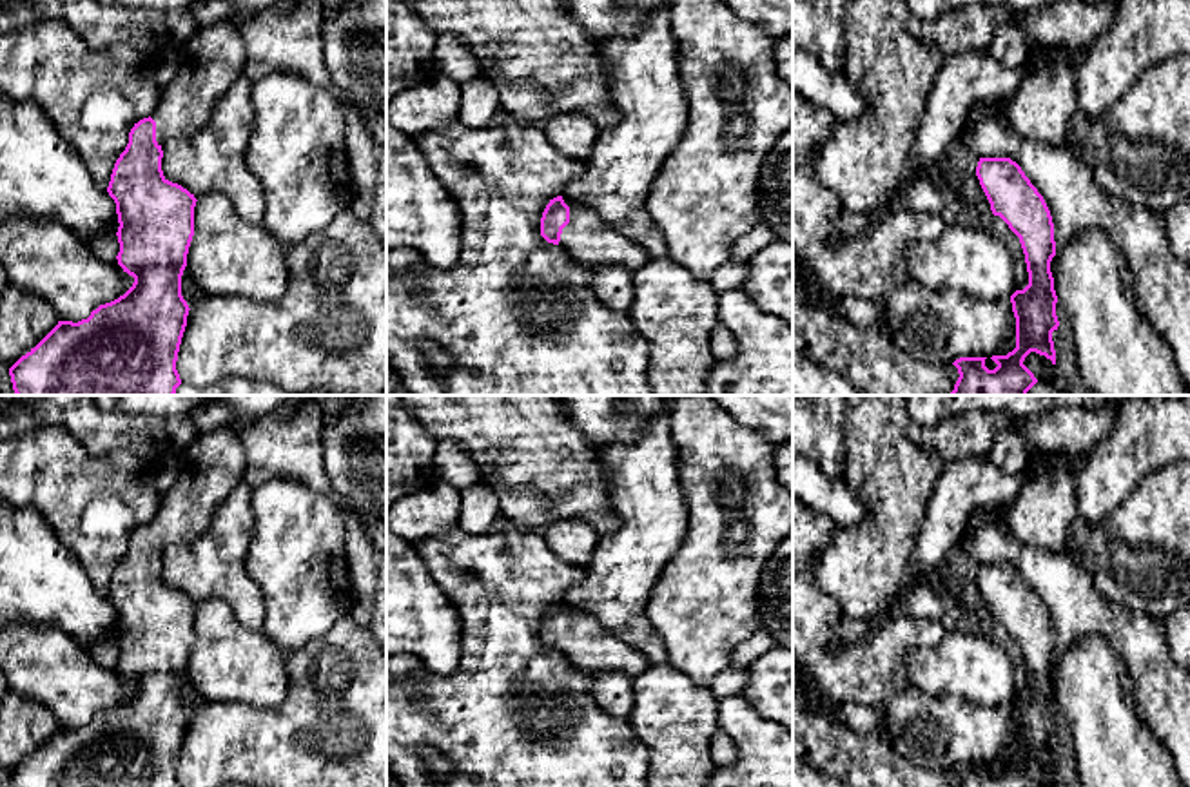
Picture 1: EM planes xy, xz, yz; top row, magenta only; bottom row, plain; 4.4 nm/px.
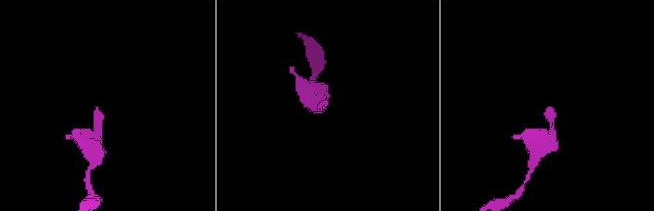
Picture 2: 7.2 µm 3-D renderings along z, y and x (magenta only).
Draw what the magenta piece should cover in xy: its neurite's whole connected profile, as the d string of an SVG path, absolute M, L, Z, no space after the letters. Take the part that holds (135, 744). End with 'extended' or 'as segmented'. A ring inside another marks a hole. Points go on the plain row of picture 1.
M221 426L176 453L180 477L163 495L149 524L129 539L129 549L114 569L109 602L118 620L118 671L134 684L118 705L100 711L87 725L58 731L11 774L11 787L181 787L176 776L189 711L181 702L181 682L194 642L196 604L161 577L161 553L205 535L216 510L245 481L243 432Z; extended

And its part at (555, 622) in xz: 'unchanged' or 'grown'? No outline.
grown

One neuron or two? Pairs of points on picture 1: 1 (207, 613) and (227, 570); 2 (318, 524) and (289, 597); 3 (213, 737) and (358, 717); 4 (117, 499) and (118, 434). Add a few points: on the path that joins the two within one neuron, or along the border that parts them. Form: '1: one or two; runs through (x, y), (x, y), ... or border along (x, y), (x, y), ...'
1: two; border along (196, 604), (222, 601), (247, 626)
2: one; runs through (300, 543), (300, 579)
3: one; runs through (249, 737), (321, 737)
4: two; border along (77, 439), (93, 454), (131, 450), (138, 456)

